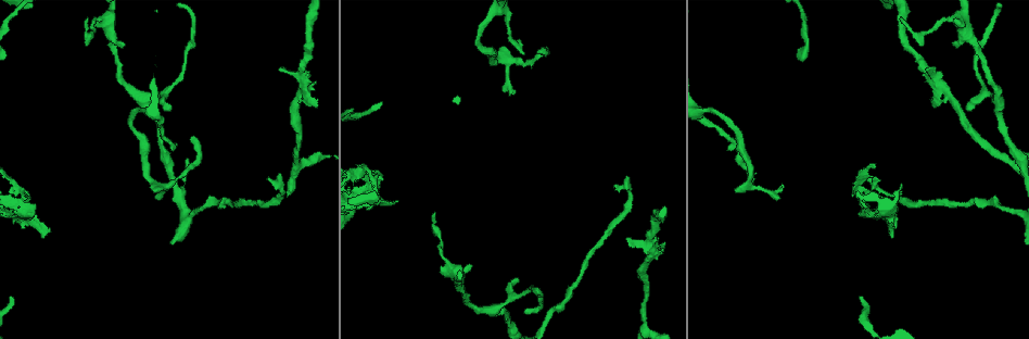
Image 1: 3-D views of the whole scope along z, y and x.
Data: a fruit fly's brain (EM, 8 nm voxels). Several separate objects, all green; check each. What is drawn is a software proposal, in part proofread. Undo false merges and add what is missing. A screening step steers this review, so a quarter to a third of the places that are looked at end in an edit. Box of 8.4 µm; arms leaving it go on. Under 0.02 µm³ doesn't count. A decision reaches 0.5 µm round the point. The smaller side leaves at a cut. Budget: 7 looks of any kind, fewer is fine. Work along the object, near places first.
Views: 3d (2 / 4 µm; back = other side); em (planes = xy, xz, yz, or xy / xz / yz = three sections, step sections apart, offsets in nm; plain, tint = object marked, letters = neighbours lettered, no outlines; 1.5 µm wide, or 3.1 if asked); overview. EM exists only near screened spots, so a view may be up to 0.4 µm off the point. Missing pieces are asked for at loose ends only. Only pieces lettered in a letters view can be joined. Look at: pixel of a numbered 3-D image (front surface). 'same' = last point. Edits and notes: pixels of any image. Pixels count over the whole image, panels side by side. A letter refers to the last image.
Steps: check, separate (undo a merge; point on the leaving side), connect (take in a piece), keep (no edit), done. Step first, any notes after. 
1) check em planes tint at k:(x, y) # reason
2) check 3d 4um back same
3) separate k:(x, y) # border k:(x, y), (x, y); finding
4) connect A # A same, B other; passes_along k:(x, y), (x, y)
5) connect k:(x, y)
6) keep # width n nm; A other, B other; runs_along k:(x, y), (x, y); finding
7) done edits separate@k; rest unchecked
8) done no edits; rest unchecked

check 3d 4um at 1:(279, 175) # tapers out

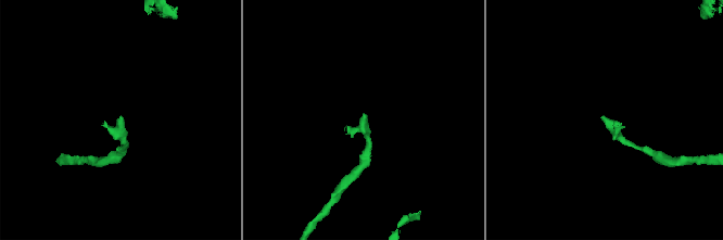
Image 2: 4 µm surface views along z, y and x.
check em planes letters at 2:(362, 116)

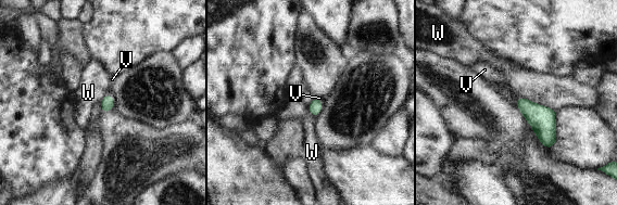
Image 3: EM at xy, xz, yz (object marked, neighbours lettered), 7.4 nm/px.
connect V # V same, W other; the neuron continues

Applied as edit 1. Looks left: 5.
check overview

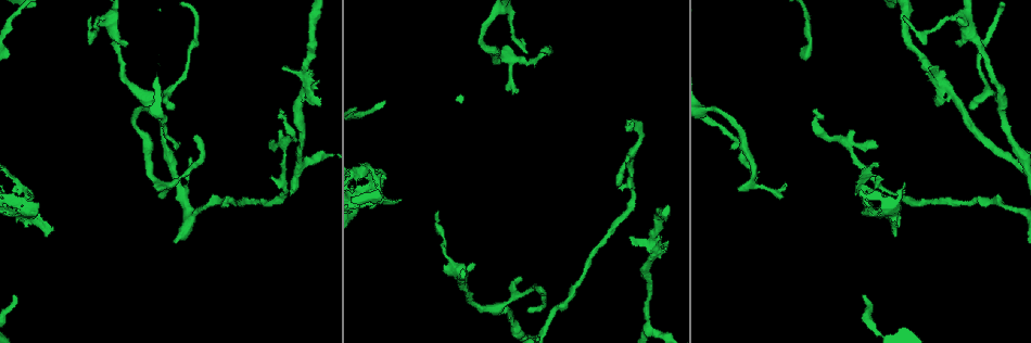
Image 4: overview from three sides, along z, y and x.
check 3d 4um at 4:(626, 121) # branch stops here

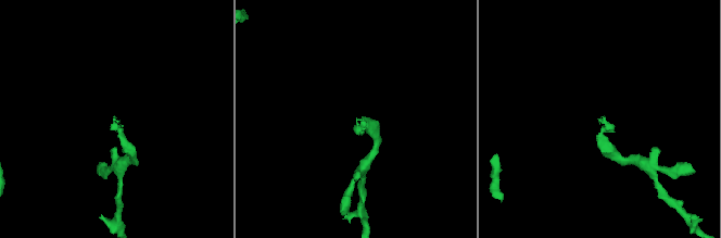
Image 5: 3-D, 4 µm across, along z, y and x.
check em xz step 4 tint at 5:(116, 117)

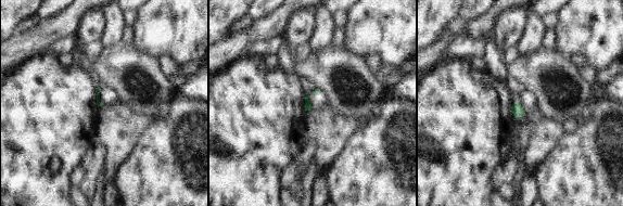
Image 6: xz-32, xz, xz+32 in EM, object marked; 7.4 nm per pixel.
check em planes letters same # cut it another way

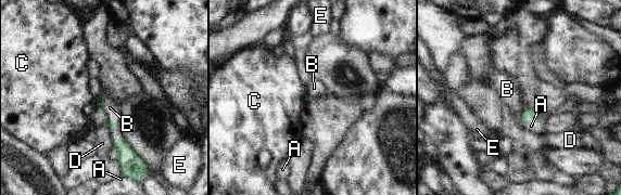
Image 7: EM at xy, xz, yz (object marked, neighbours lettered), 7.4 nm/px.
connect B # longest_contact A 190 nm; A other, B same, C other, D other, E other; it goes on there

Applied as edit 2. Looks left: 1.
done edits connect@3, connect@7; rest unchecked

